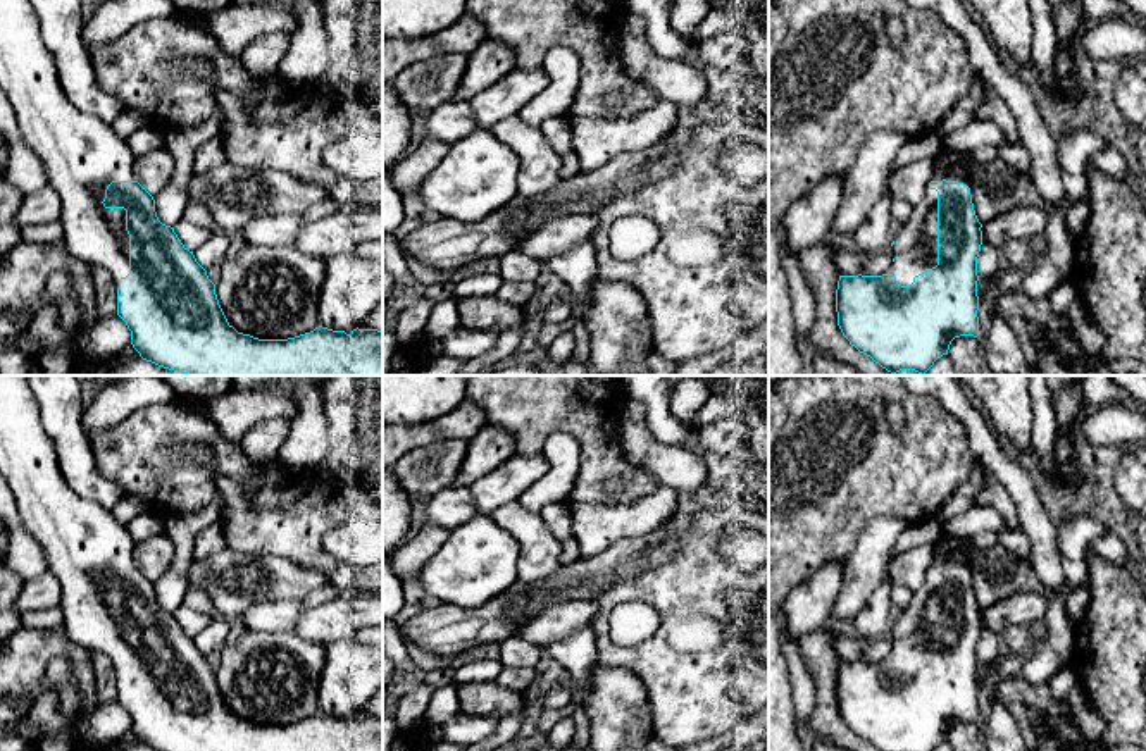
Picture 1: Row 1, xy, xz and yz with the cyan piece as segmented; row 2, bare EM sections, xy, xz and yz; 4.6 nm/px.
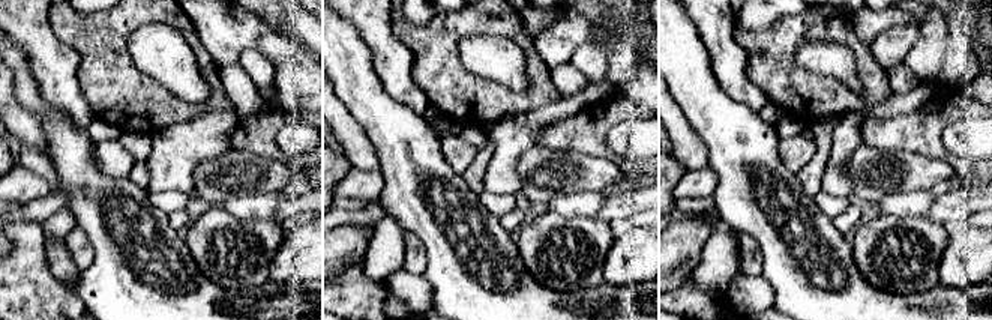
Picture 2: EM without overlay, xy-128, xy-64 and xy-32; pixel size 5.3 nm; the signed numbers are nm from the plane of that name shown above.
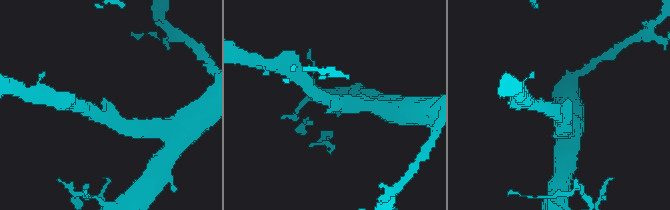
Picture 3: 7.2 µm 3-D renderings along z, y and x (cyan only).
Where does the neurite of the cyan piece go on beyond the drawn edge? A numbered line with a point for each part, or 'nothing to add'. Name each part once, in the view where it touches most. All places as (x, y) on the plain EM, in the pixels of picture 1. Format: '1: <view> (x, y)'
1: xy (81, 539)

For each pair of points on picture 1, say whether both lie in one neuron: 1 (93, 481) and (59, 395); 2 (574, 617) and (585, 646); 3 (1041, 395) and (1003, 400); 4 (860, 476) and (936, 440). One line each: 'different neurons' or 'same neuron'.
1: same neuron
2: different neurons
3: different neurons
4: same neuron

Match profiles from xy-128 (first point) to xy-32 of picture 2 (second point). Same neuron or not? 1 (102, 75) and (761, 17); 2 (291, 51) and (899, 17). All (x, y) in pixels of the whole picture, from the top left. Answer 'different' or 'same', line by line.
1: different
2: different

